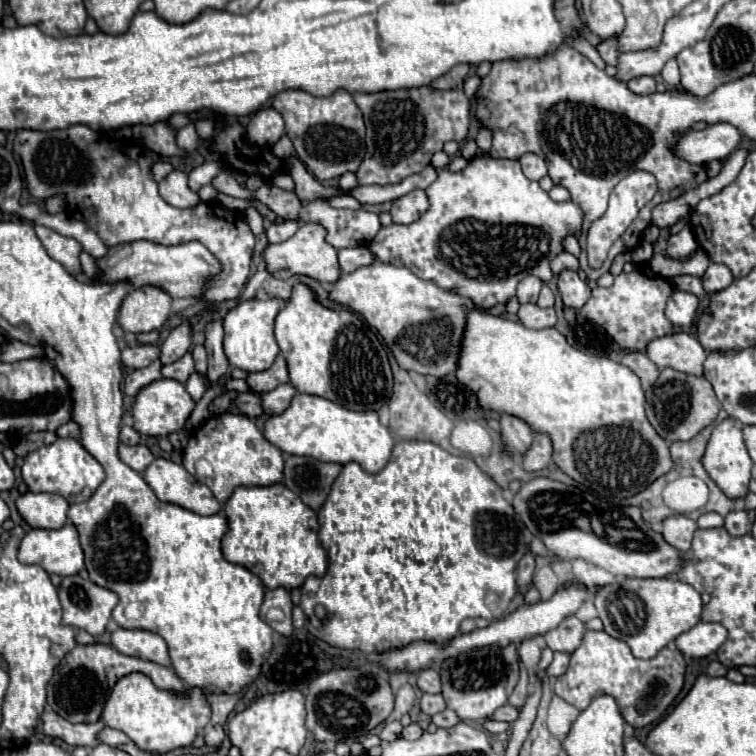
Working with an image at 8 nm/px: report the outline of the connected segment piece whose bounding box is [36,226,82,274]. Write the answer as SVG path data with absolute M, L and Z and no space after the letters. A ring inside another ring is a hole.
M36 226L36 234L42 240L46 252L58 260L60 264L64 264L64 268L70 268L72 274L80 272L80 260L78 254L82 250L82 246L74 240L74 238L66 238L46 226Z

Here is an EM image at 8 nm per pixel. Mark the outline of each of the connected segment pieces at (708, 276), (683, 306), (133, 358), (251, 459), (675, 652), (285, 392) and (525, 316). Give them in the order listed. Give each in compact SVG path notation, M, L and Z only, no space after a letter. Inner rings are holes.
M712 262L710 268L706 270L706 274L702 276L702 284L704 284L704 290L710 294L710 292L718 292L726 286L730 286L734 280L732 272L724 266L724 264L716 264Z
M674 290L674 294L670 296L668 304L666 304L666 318L680 328L688 328L694 322L698 310L698 298L690 292L682 292L682 290Z
M134 346L122 350L122 364L130 368L144 368L150 366L156 358L160 358L160 346Z
M226 412L220 416L212 416L198 430L194 430L184 448L182 466L190 474L196 474L194 464L200 458L208 460L214 470L212 476L202 478L202 482L212 490L212 494L222 504L232 496L232 492L238 486L272 486L282 480L282 468L284 468L282 452L262 436L262 432L248 416L242 414Z
M588 630L582 638L582 644L572 652L566 674L556 680L554 692L578 710L584 710L592 698L608 694L616 700L622 718L632 728L642 730L662 720L684 686L684 672L686 660L678 648L666 646L656 658L640 660L634 658L626 642L608 636L604 630Z
M282 384L278 386L276 390L272 392L264 392L260 394L262 398L262 410L268 414L268 416L274 416L274 414L280 414L288 408L292 396L296 394L296 388L292 384Z
M522 304L518 310L518 318L526 328L548 328L556 324L554 308L540 308L536 304Z

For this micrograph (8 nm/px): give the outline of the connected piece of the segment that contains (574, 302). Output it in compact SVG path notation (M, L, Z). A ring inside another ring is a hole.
M564 270L558 276L558 290L560 290L562 302L568 308L574 308L574 310L580 310L588 302L588 298L590 298L588 284L572 270Z

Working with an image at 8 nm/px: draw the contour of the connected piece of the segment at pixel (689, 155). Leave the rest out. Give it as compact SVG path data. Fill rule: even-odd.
M714 124L702 132L690 130L684 134L676 152L692 164L710 164L712 160L724 162L742 144L742 134L732 124Z

